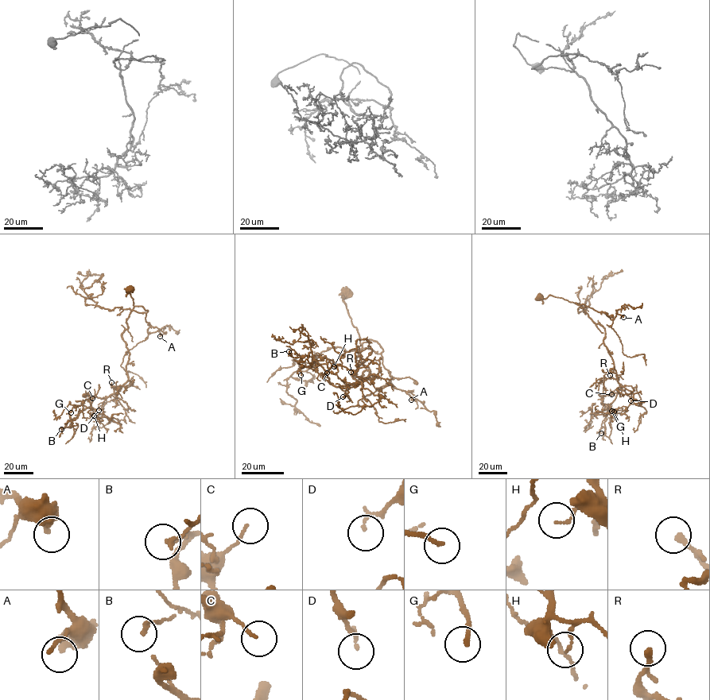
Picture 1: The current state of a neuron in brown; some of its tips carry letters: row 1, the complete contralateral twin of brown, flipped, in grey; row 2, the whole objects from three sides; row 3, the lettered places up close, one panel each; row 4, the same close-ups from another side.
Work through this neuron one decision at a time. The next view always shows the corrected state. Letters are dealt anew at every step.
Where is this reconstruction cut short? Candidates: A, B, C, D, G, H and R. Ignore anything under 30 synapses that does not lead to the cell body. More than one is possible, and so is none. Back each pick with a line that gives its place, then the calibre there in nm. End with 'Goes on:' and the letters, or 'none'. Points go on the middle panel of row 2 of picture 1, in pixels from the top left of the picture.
D: (343, 396) | 140 nm
G: (300, 375) | 170 nm
R: (351, 372) | 240 nm
Goes on: D, G, R

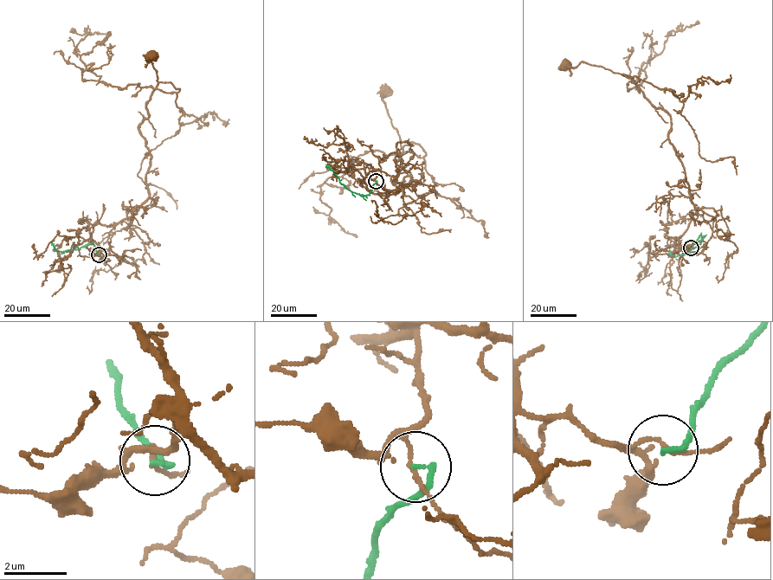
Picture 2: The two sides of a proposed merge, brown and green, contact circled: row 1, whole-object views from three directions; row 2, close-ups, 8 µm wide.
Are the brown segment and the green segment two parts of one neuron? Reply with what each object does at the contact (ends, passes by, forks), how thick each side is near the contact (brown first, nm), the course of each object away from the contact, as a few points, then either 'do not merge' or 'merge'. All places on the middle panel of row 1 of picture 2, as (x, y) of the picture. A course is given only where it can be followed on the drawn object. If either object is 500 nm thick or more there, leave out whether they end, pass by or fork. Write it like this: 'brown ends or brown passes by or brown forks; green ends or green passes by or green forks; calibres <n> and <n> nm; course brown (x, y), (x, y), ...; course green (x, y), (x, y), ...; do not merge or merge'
brown passes by; green ends; calibres 120 and 160 nm; course brown (376, 181), (370, 171), (364, 182), (376, 194), (416, 183), (409, 175), (395, 183), (402, 148), (385, 92); course green (376, 181), (368, 195), (358, 194), (344, 185), (328, 165), (325, 166); do not merge

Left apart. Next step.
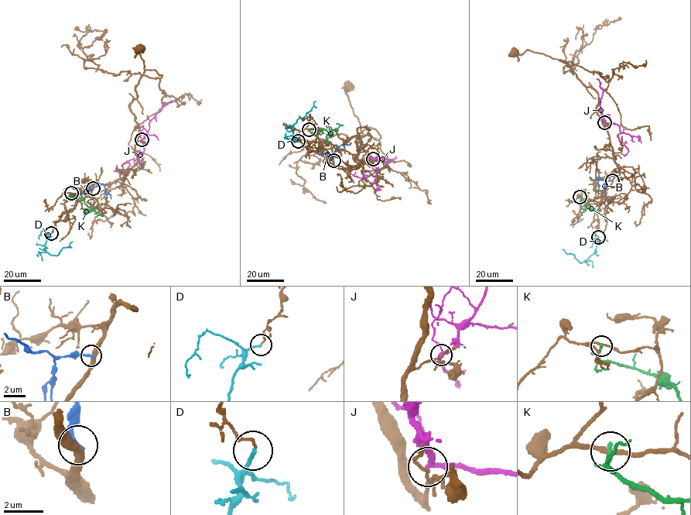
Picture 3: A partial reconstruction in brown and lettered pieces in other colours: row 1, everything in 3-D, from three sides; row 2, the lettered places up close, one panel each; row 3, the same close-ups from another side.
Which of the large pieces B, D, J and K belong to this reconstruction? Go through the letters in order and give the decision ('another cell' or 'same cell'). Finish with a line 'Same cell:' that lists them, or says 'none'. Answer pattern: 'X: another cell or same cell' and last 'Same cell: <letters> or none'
B: another cell
D: another cell
J: another cell
K: another cell
Same cell: none

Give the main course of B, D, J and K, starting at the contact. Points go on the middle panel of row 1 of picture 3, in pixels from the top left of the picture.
B: (333, 160), (334, 152), (340, 145), (350, 142)
D: (297, 141), (292, 135), (293, 125), (311, 110), (315, 101)
J: (373, 159), (378, 172), (377, 169), (364, 172), (362, 173), (367, 176), (364, 178), (354, 176), (355, 172)
K: (309, 129), (314, 133), (323, 128), (329, 132), (340, 125), (336, 123)

